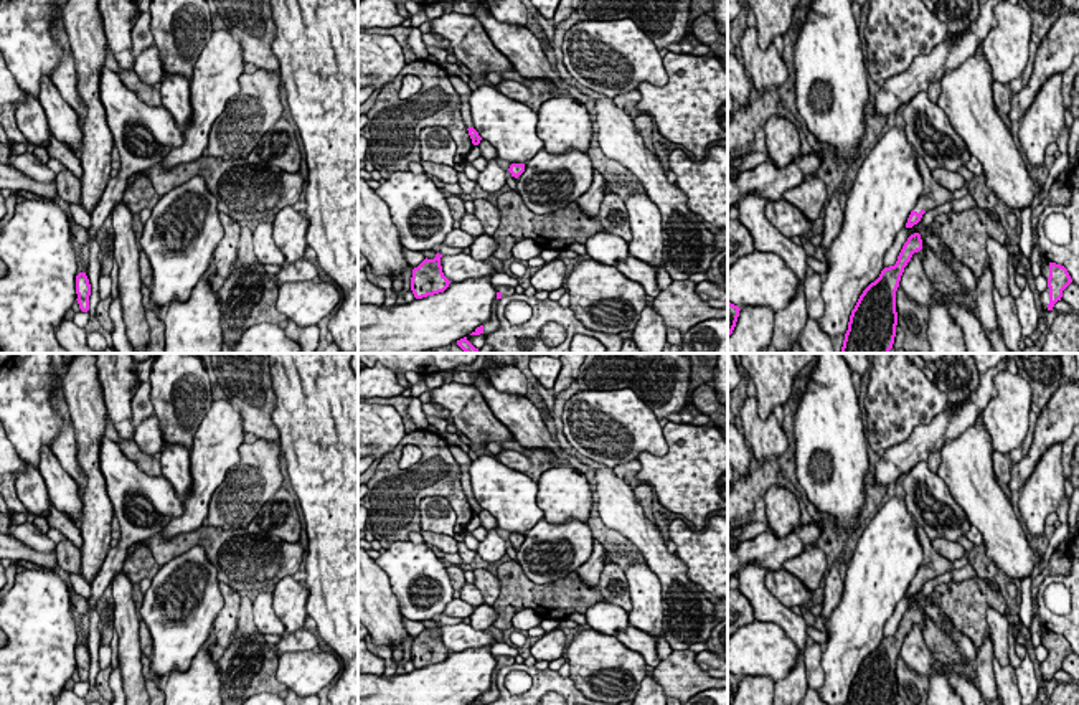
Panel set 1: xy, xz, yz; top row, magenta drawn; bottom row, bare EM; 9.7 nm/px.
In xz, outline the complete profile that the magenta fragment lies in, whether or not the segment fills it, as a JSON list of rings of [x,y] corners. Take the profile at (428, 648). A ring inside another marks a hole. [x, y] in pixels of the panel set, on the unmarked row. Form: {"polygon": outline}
{"polygon": [[[436,624],[434,629],[424,629],[417,637],[412,639],[411,660],[416,669],[444,662],[450,651],[444,646],[441,636],[442,624]]]}

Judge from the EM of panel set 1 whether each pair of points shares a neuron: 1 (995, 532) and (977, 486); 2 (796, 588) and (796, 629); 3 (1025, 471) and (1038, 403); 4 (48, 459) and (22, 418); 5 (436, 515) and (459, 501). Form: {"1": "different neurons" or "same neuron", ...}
{"1": "same neuron", "2": "different neurons", "3": "different neurons", "4": "different neurons", "5": "different neurons"}

